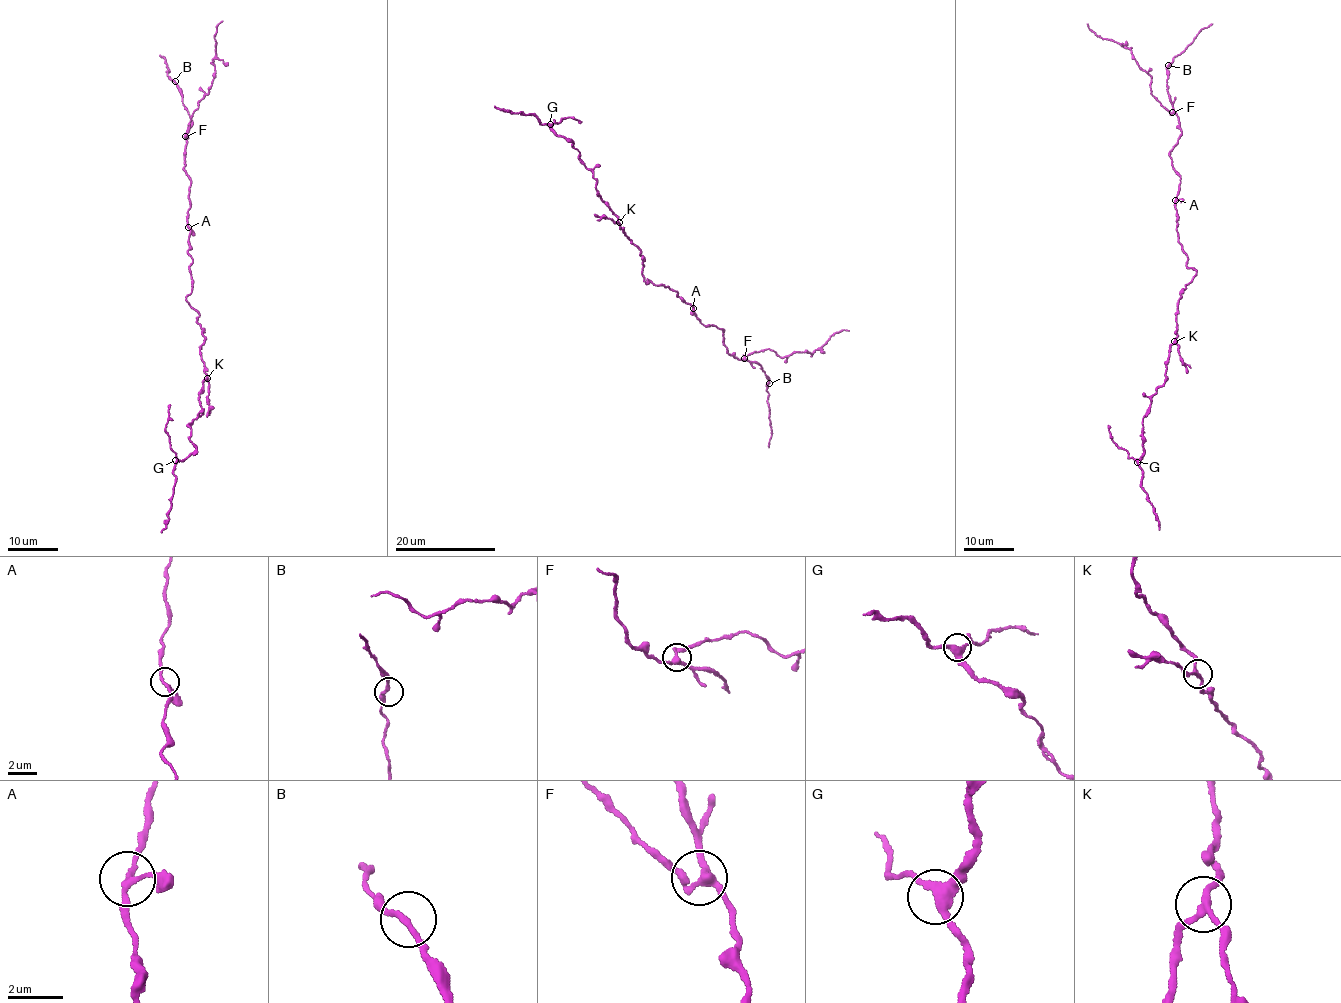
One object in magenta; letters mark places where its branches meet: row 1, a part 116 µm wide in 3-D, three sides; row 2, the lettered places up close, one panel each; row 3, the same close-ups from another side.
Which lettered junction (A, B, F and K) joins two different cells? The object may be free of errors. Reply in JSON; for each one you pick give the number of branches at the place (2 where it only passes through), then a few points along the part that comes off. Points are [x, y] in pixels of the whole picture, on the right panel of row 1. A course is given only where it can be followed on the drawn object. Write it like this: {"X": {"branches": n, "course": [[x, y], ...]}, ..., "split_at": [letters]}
{"K": {"branches": 3, "course": [[1175, 341], [1171, 345], [1167, 378], [1156, 391], [1143, 418], [1141, 486], [1152, 506], [1159, 530]]}, "split_at": ["K"]}

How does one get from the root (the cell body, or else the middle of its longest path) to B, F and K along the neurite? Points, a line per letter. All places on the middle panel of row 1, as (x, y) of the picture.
B: (649, 280), (676, 290), (706, 327), (722, 329), (723, 344), (728, 354), (760, 364), (769, 383)
F: (649, 280), (676, 290), (706, 327), (715, 326), (724, 330), (723, 344), (730, 356), (740, 360), (744, 358)
K: (649, 280), (646, 283), (641, 274), (640, 250), (618, 222)

